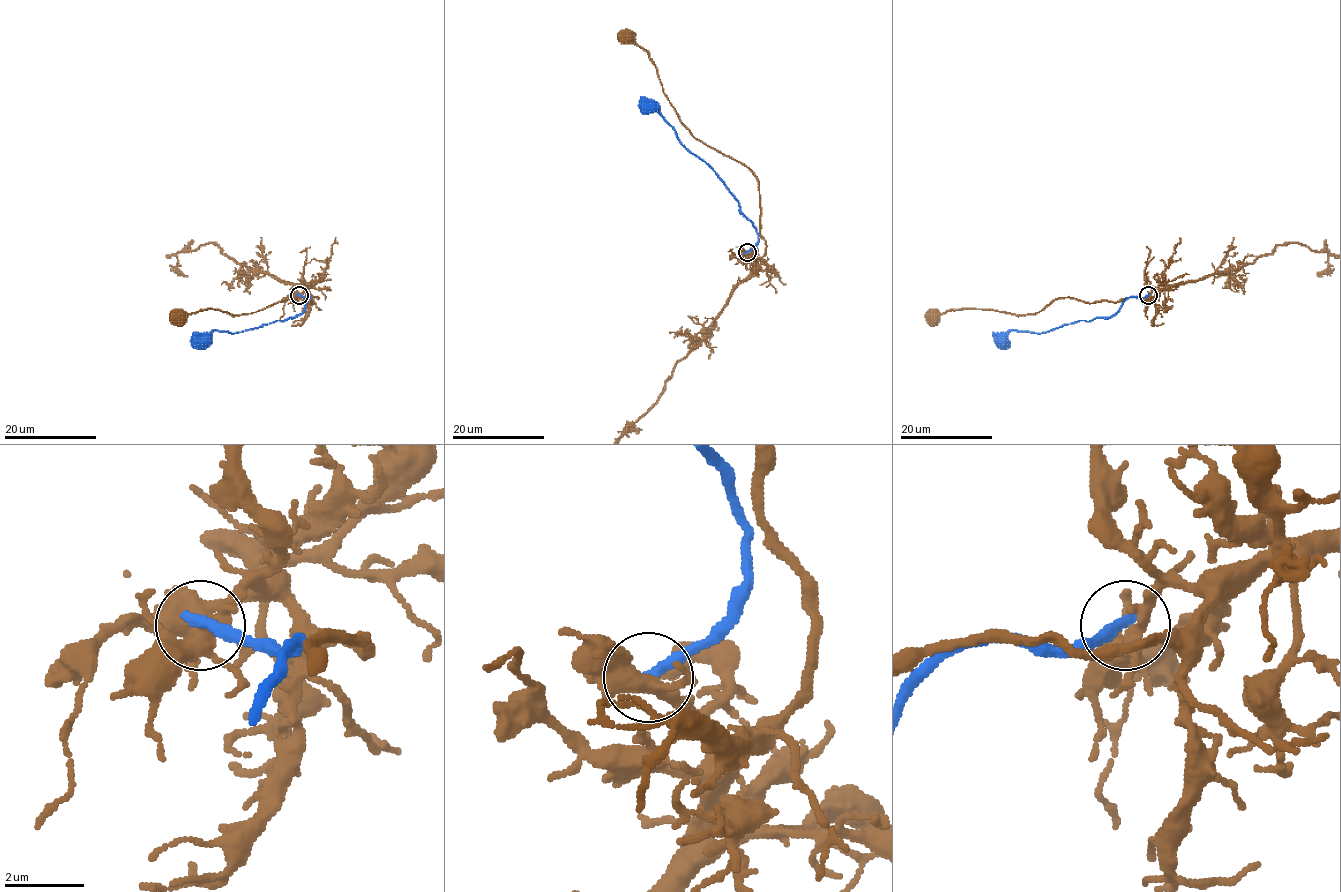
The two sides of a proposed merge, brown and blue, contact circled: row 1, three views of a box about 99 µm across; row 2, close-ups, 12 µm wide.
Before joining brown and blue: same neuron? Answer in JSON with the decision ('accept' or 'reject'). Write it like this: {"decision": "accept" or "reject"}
{"decision": "reject"}

